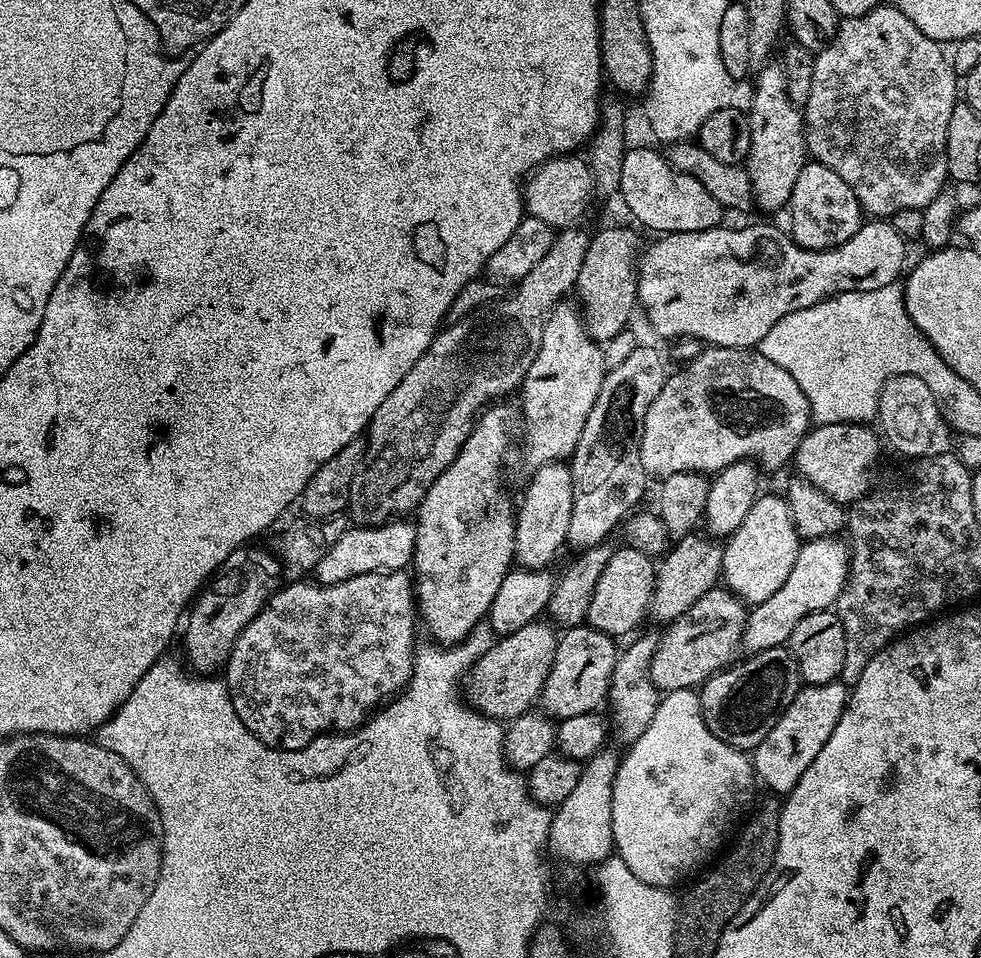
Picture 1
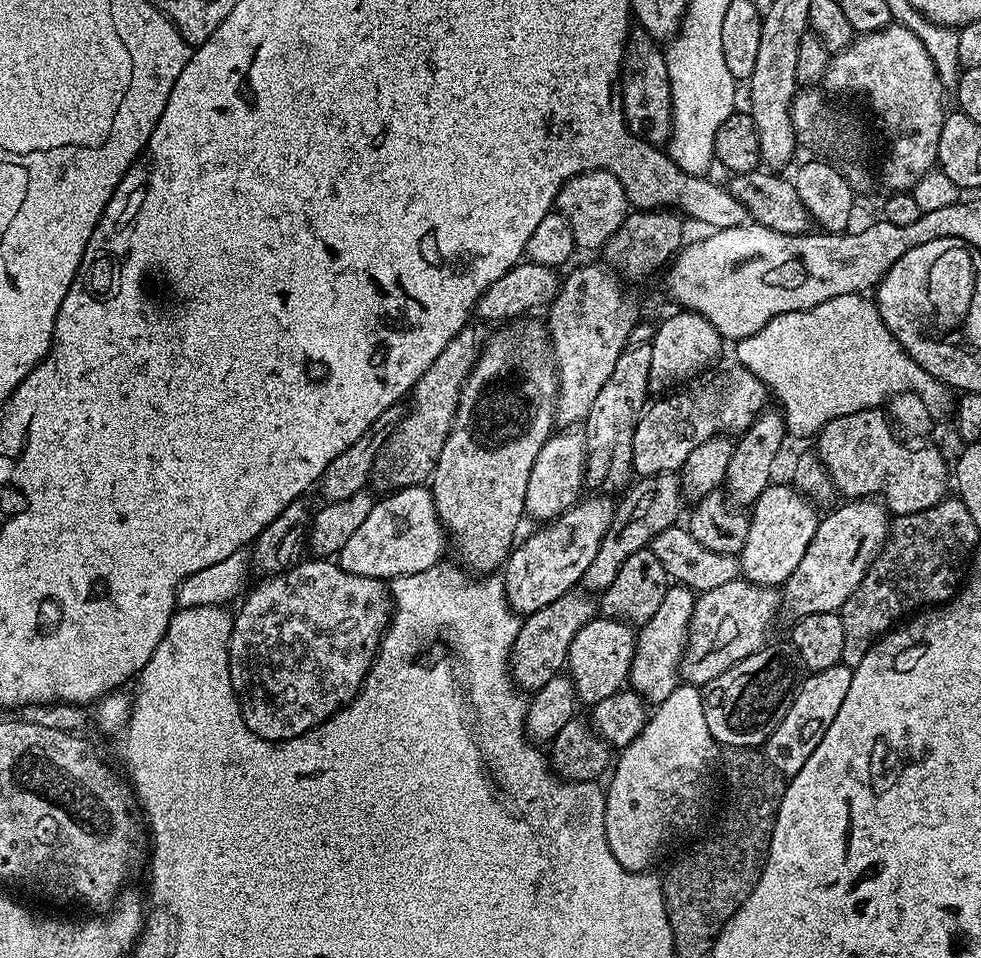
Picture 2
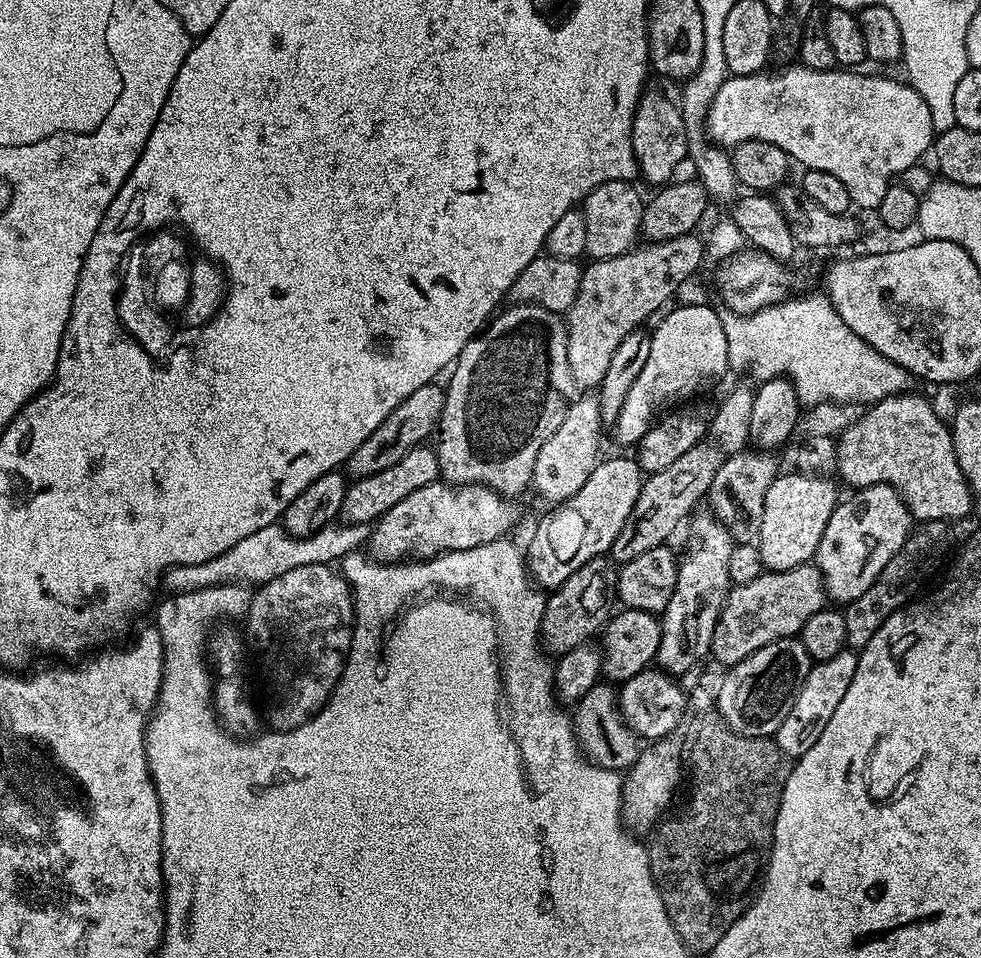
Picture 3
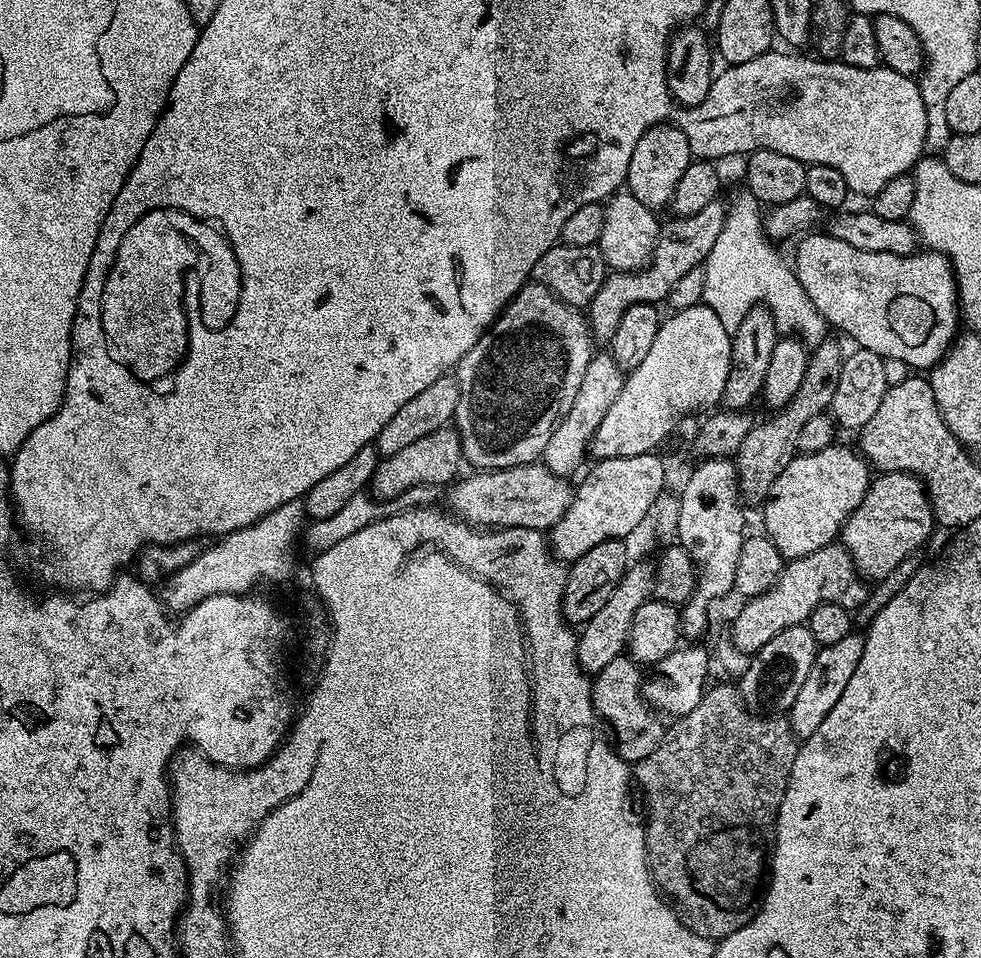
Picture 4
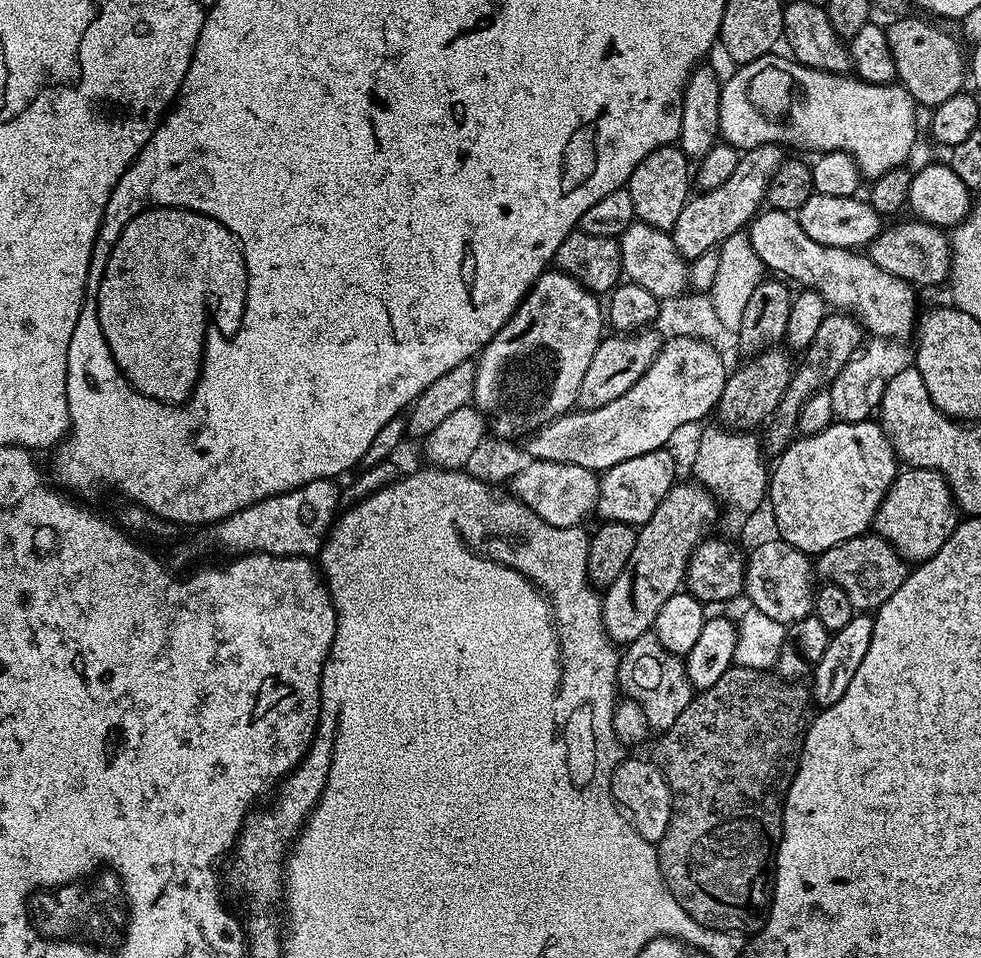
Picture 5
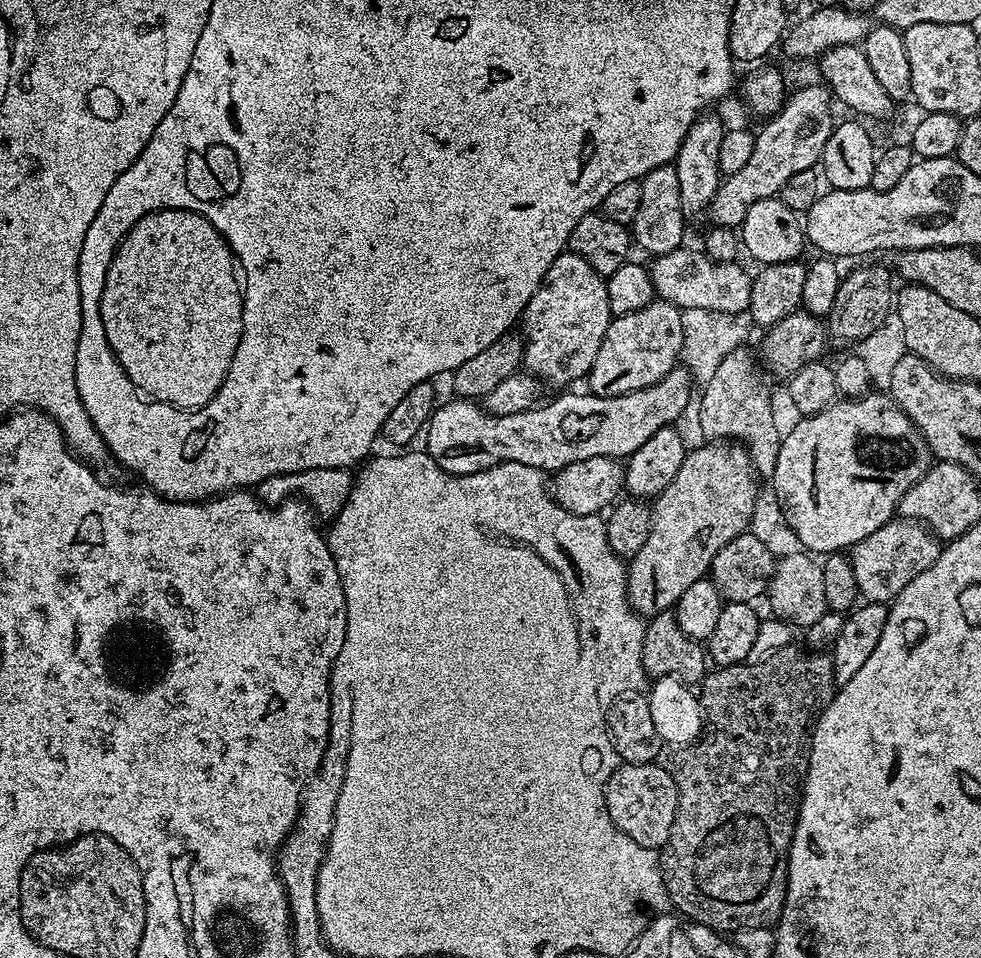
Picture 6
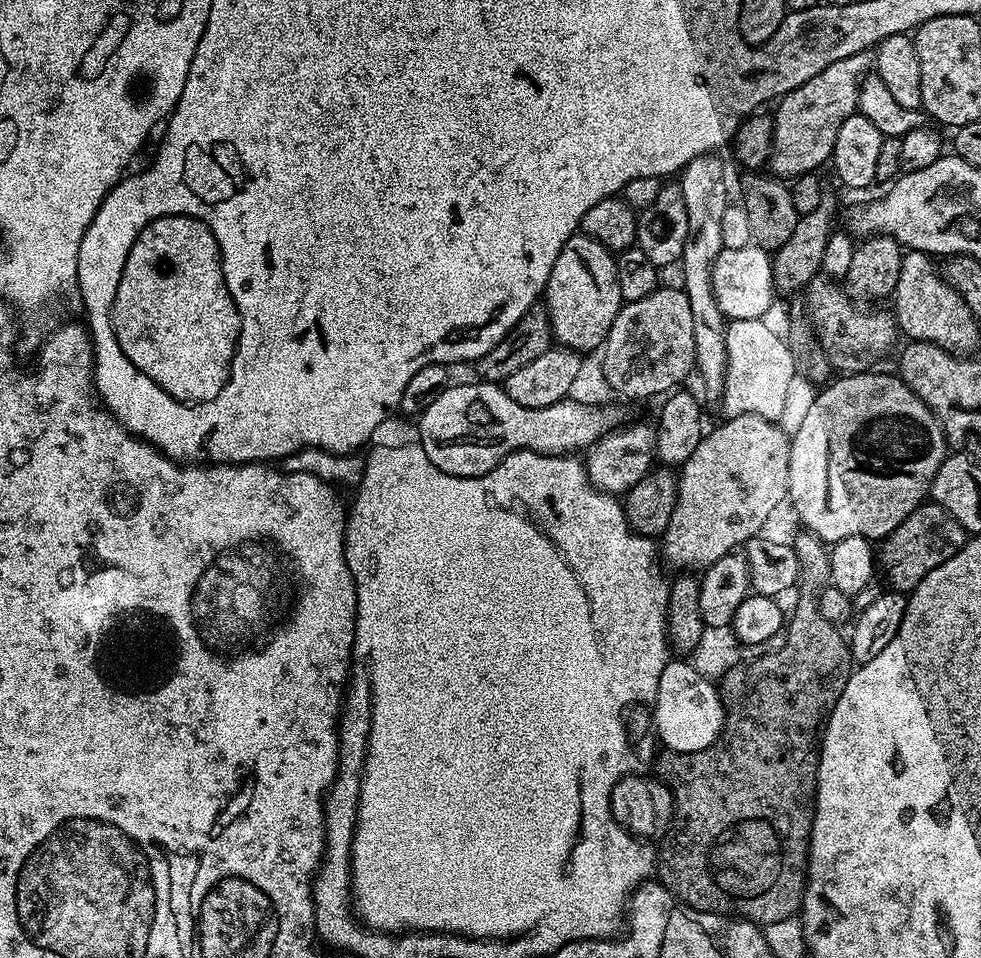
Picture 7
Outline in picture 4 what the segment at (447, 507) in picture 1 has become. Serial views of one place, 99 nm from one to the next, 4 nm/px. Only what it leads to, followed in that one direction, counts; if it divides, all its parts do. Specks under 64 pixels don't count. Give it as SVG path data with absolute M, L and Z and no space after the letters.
M529 282L517 292L516 297L504 308L499 318L492 323L491 328L484 333L484 337L476 343L474 350L470 350L460 360L454 375L460 393L458 394L458 410L454 417L454 427L462 442L462 454L465 461L476 470L491 470L493 468L513 468L523 464L537 463L543 457L546 450L546 442L550 442L550 434L559 424L561 418L568 413L570 406L578 394L578 386L582 383L582 377L586 374L586 366L592 361L594 355L594 337L589 329L585 313L578 308L571 308L562 298L558 298L546 286L535 282Z

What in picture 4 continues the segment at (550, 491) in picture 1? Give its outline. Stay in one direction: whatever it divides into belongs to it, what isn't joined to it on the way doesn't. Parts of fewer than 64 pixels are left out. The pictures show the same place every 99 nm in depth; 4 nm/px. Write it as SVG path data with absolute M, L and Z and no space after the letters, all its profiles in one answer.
M611 354L593 355L592 361L586 366L586 374L582 377L582 383L578 386L578 394L570 410L550 434L550 442L546 442L542 462L554 474L568 478L571 477L571 472L579 470L584 455L589 455L598 426L602 426L602 418L606 418L610 406L614 406L614 398L618 398L622 390L625 375L626 372L620 368Z

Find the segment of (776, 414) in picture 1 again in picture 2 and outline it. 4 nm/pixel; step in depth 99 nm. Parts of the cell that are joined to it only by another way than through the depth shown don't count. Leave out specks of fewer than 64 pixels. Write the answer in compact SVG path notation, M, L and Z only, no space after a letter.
M733 366L733 368L724 368L721 372L715 372L701 375L669 391L663 398L651 401L650 407L637 422L632 439L632 470L637 477L676 472L684 465L690 450L694 450L694 446L702 446L702 442L715 436L742 433L755 422L761 412L765 411L767 404L764 403L770 400L768 387L757 376L750 374L750 370Z

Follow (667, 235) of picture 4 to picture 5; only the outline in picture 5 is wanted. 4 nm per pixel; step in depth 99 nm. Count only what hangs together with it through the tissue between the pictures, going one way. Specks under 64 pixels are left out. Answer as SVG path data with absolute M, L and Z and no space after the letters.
M758 145L741 155L738 166L734 166L734 174L730 174L730 178L726 178L722 186L709 192L700 192L688 199L670 233L676 249L685 261L695 260L699 255L723 244L724 240L733 236L735 232L747 229L765 203L772 175L778 171L785 159L786 152L781 145Z

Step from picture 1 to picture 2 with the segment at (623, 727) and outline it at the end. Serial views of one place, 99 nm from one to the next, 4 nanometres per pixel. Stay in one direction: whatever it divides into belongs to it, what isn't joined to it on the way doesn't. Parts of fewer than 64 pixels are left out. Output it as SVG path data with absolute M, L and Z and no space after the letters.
M673 583L666 590L666 598L662 598L650 622L639 625L634 662L630 662L628 671L628 684L631 691L644 697L649 705L655 706L670 698L681 679L680 659L684 657L684 648L688 644L688 627L694 614L696 598L697 593L693 589Z

